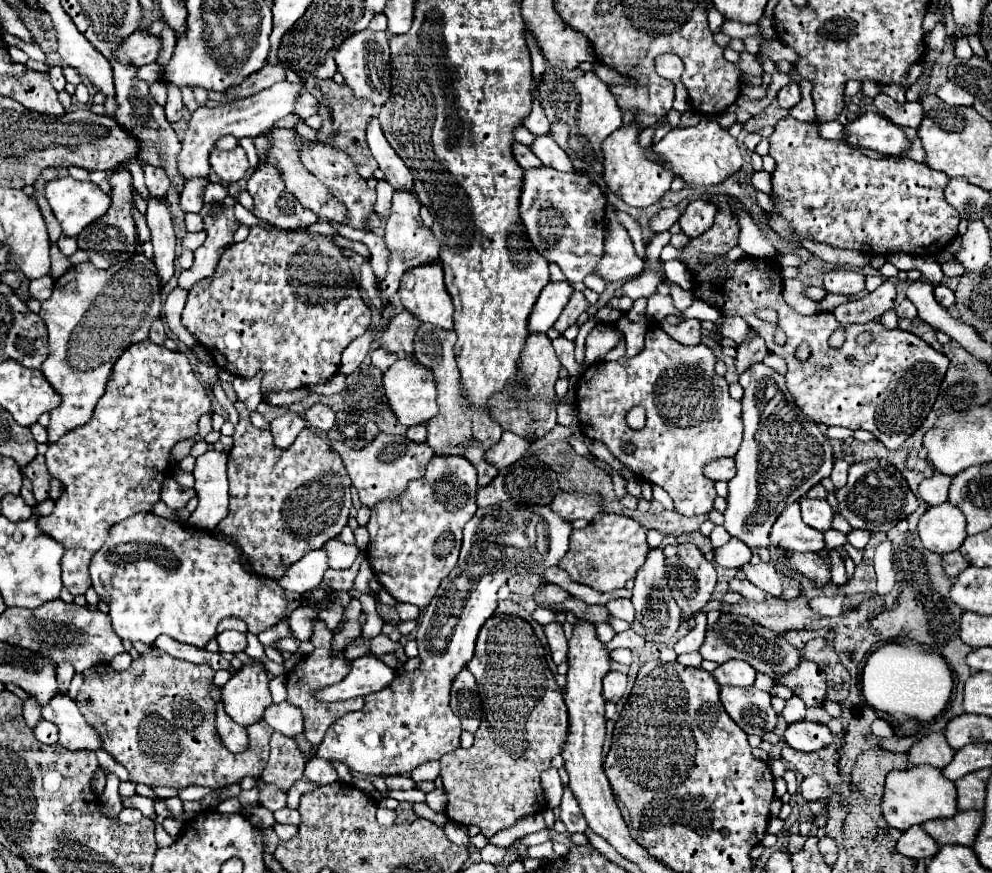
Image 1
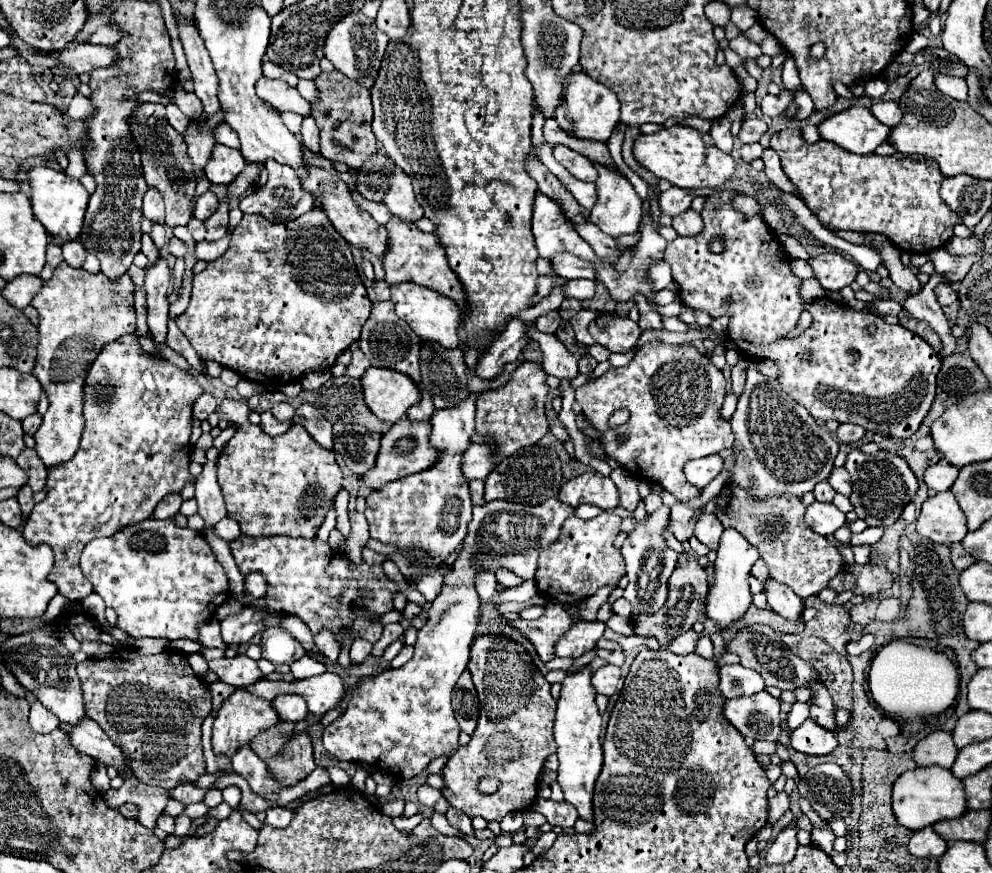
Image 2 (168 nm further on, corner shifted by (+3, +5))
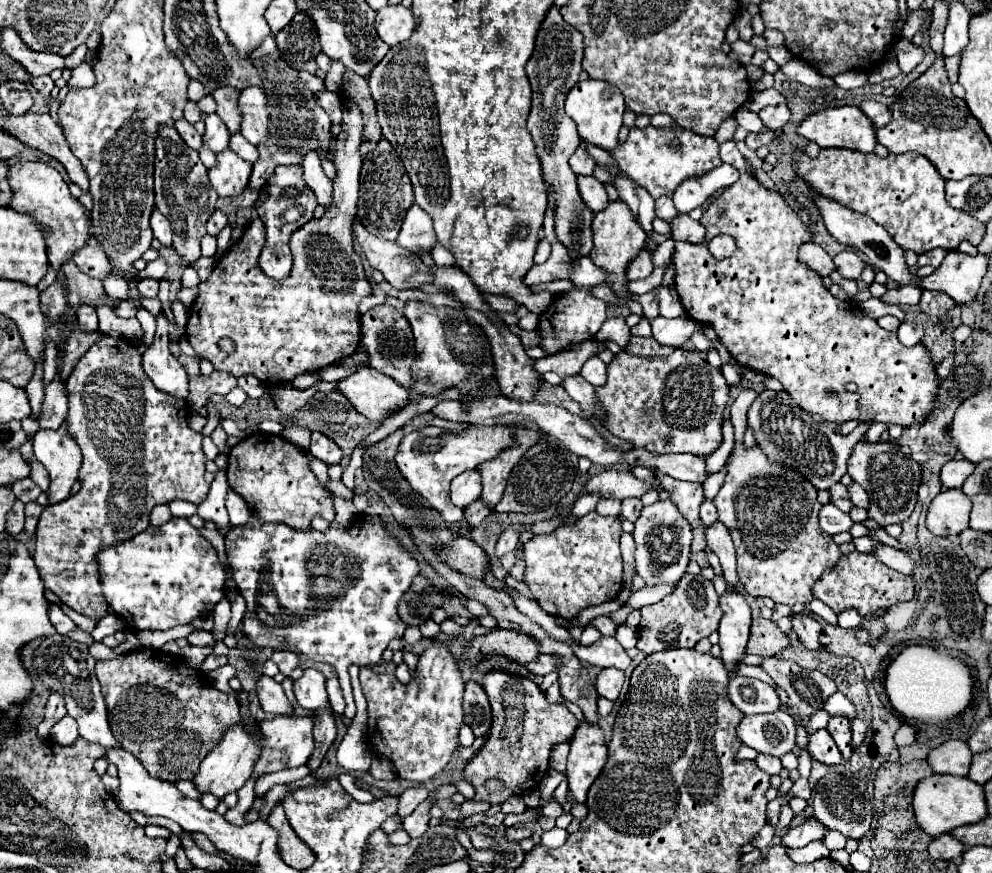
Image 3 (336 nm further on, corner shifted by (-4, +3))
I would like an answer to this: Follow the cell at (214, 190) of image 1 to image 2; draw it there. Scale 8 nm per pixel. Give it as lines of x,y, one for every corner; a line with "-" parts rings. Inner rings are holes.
209,190
209,192
205,192
205,194
201,194
199,198
197,198
197,204
195,204
195,218
197,220
207,220
215,210
217,210
217,206
219,206
219,202
217,202
217,196

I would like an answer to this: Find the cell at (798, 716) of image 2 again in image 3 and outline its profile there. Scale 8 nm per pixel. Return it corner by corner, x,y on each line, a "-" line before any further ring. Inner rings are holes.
816,710
816,714
812,714
812,718
808,720
808,726
806,726
808,734
814,734
816,730
826,728
828,718
830,718
830,716
828,716
828,712
826,712
826,710

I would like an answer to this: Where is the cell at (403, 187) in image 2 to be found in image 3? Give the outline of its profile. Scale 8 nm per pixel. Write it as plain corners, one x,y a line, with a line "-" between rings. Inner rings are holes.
412,204
408,208
396,242
414,254
418,254
420,250
430,250
436,244
432,218
418,204

